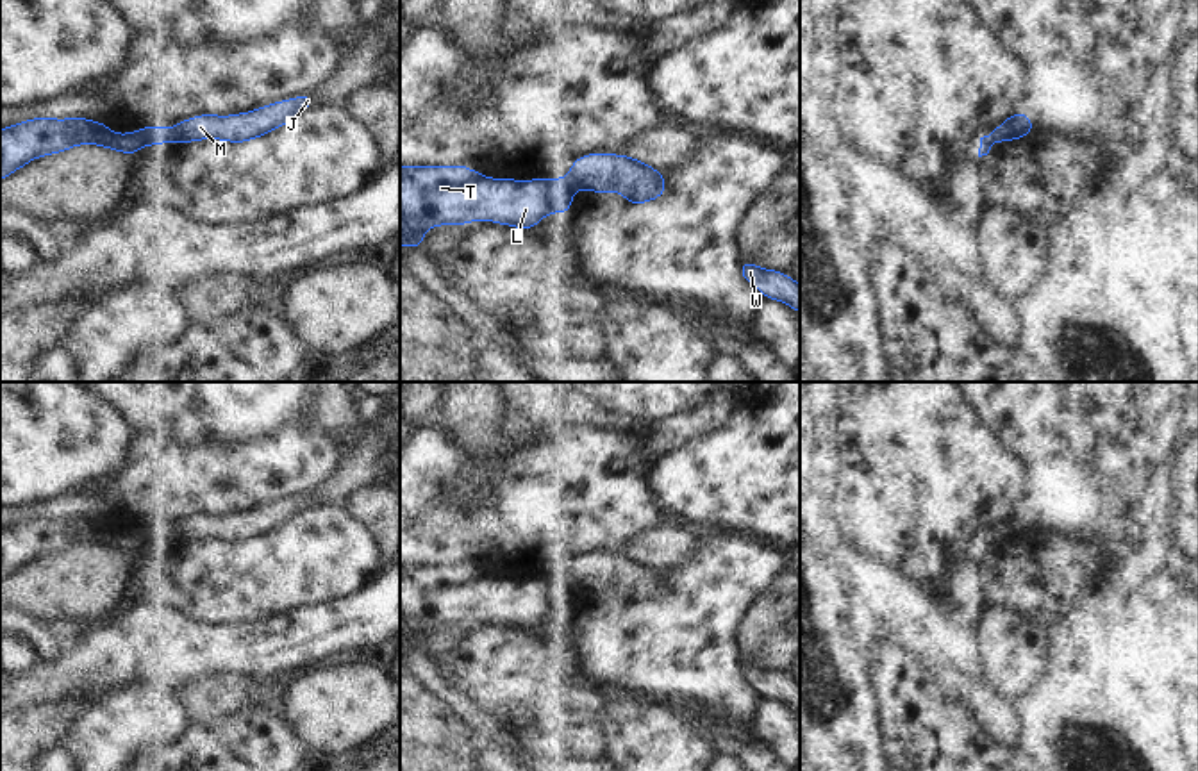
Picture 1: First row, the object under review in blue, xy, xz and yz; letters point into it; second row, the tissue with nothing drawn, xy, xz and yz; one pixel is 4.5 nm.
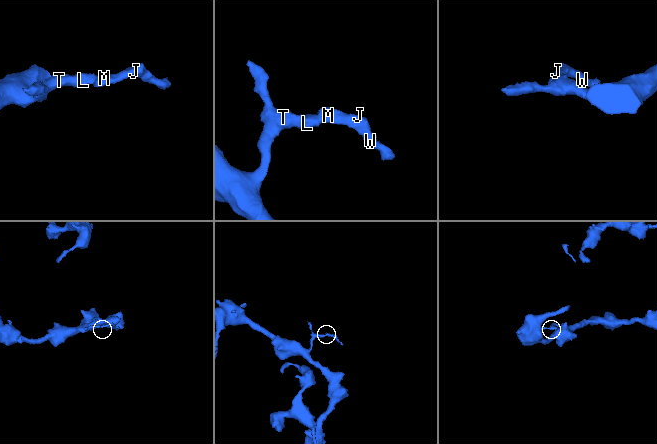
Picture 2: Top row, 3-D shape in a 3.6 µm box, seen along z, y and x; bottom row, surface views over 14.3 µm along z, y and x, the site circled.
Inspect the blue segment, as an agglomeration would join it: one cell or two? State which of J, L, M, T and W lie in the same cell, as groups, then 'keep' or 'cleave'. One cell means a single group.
groups J M W / L T; cleave

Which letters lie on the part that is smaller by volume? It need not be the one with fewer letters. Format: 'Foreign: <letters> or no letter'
Foreign: J, M, W

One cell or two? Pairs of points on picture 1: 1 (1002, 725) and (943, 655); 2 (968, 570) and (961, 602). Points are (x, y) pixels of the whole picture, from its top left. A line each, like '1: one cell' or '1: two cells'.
1: one cell
2: one cell

